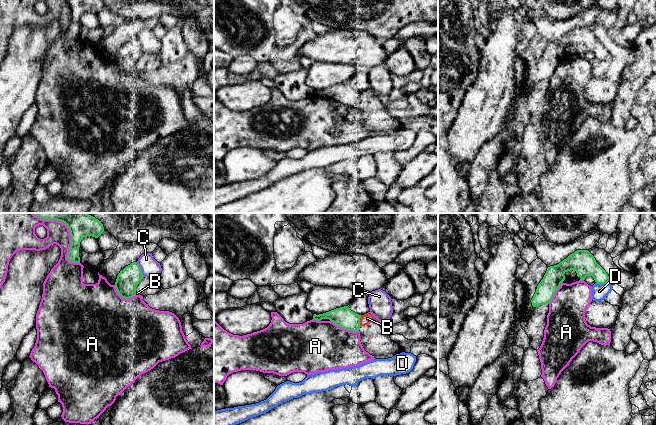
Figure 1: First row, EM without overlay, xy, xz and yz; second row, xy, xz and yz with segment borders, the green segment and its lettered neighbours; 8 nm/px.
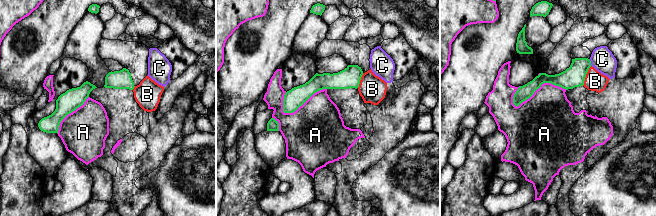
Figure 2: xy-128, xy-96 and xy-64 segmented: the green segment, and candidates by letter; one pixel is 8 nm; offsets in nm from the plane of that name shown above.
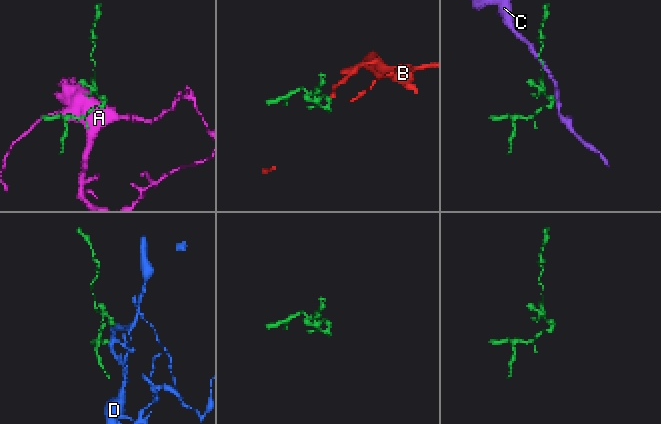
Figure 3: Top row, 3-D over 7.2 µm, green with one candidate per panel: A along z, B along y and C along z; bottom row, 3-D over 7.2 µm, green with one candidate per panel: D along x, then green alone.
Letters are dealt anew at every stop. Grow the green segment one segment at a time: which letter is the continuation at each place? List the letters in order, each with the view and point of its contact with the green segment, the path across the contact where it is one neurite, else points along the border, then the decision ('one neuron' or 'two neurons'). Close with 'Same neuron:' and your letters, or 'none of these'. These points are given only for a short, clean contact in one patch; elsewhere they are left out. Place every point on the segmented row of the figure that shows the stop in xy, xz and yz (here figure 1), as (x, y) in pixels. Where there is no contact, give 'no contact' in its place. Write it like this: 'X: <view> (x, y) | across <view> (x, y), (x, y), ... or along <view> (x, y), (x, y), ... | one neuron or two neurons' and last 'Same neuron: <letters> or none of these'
A: xy (69, 230) | two neurons
B: xz (359, 320) | two neurons
C: xy (140, 269) | two neurons
D: yz (603, 283) | two neurons
Same neuron: none of these

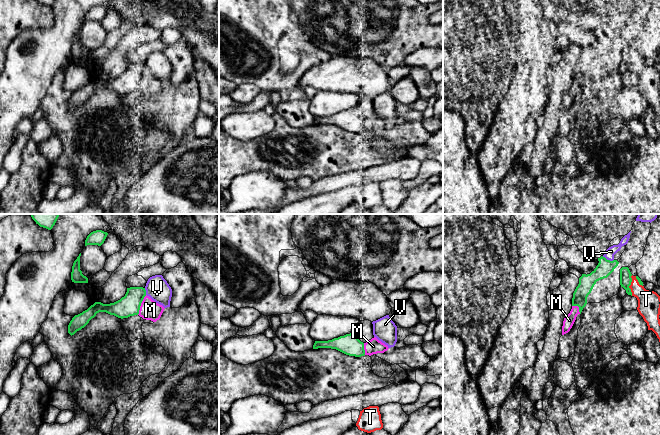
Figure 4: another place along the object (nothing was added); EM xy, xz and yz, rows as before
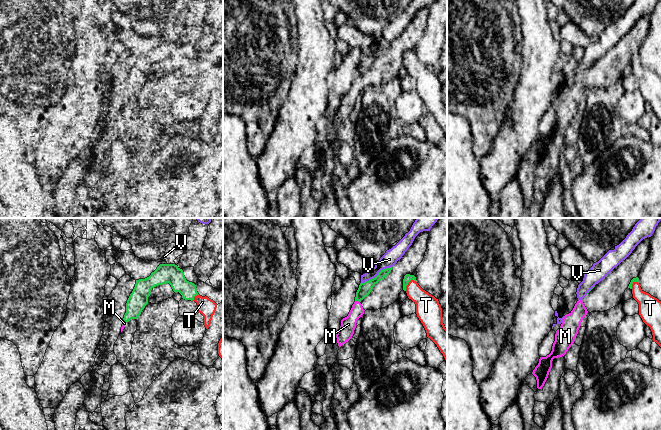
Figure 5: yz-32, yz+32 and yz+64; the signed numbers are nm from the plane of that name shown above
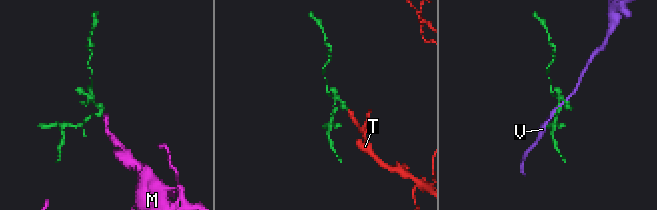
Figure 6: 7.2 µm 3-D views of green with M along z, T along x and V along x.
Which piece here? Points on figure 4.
M: xy (140, 305) | two neurons
T: yz (630, 284) | one neuron
V: yz (608, 260) | two neurons
Same neuron: T

